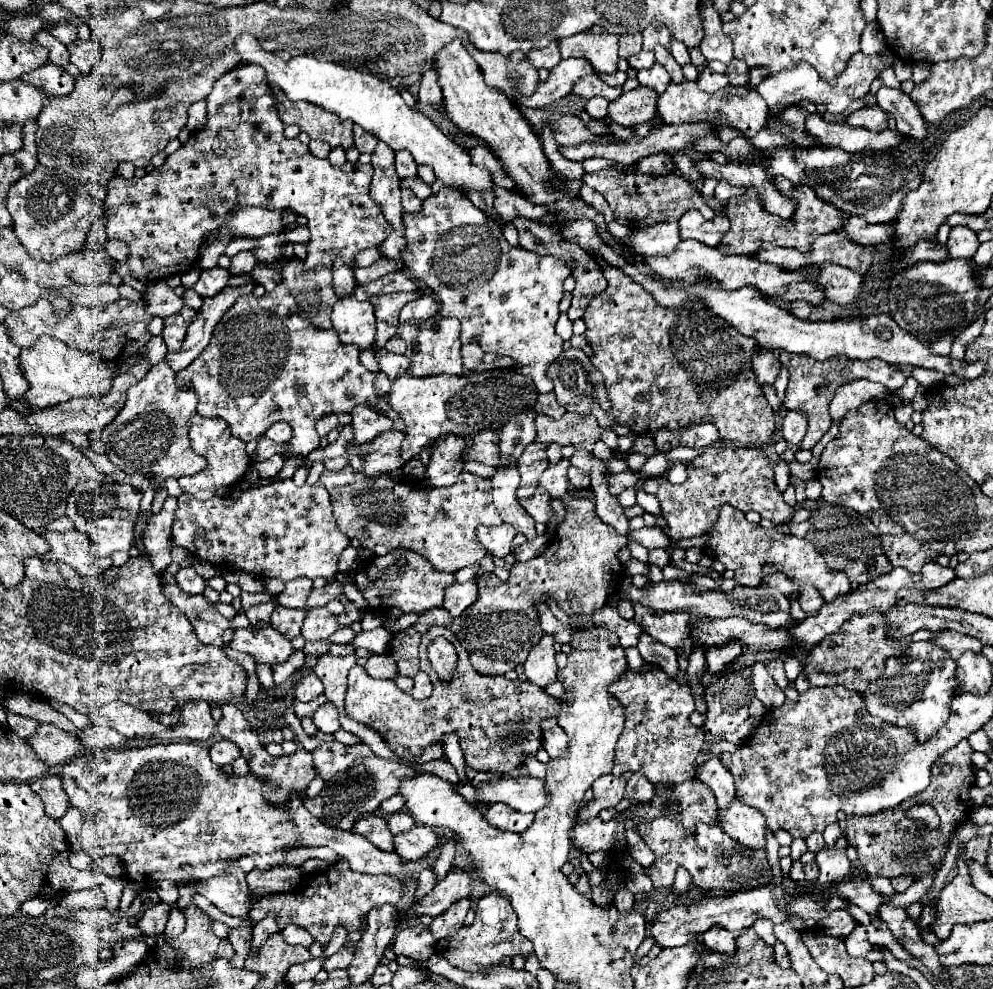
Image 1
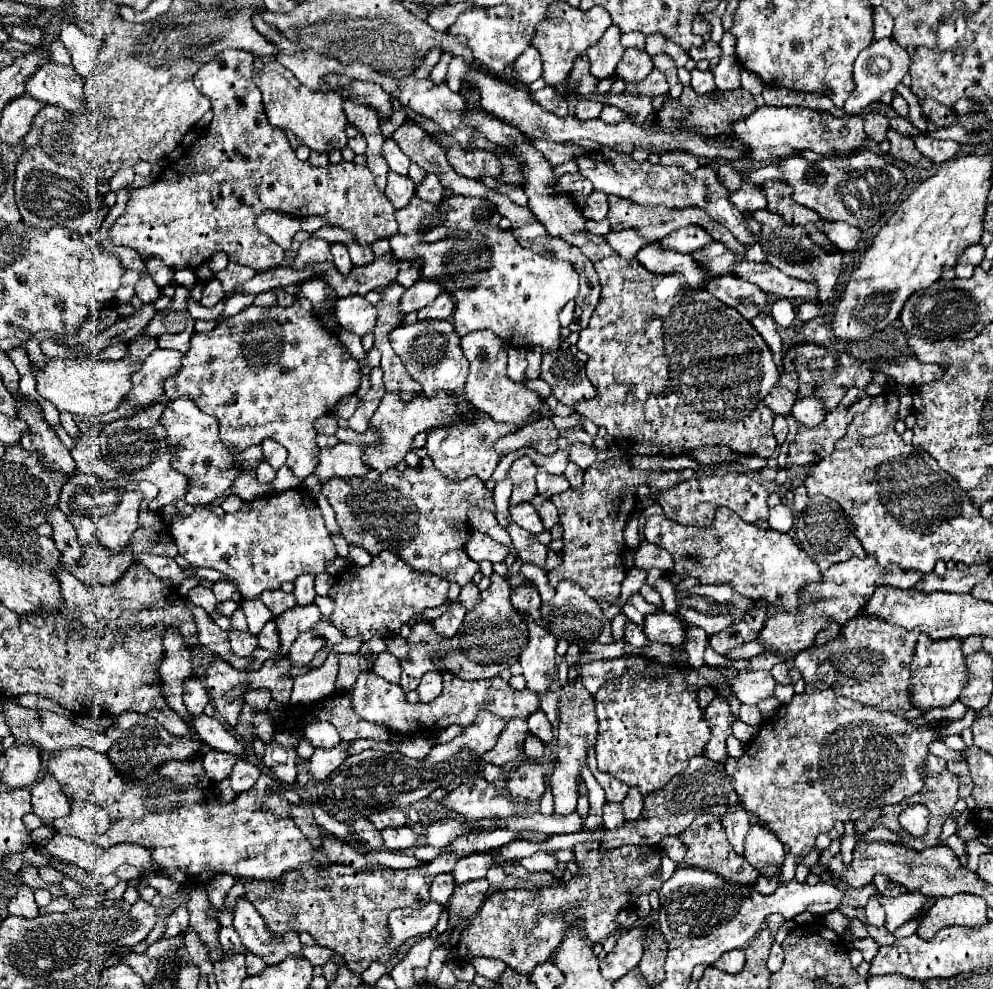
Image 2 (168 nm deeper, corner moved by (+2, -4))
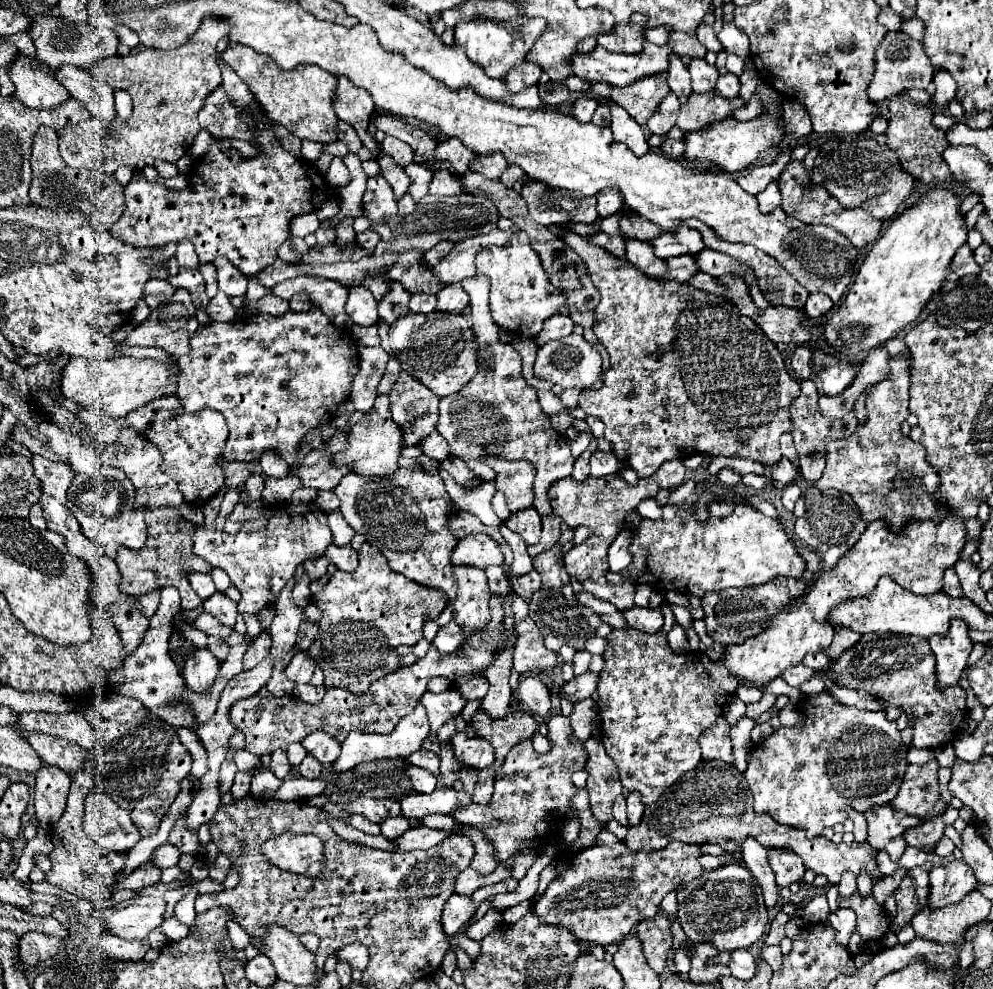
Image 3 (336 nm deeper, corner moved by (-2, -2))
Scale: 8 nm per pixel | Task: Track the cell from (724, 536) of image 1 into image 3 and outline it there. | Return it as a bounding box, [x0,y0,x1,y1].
[626,501,806,597]

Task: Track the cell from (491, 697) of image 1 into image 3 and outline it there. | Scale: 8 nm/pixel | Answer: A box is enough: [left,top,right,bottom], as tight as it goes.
[456,677,486,701]

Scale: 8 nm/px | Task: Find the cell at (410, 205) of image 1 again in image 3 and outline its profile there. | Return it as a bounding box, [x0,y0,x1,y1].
[378,153,410,199]

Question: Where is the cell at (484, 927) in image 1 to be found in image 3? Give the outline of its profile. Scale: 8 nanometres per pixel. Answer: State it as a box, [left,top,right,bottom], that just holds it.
[532,829,704,947]

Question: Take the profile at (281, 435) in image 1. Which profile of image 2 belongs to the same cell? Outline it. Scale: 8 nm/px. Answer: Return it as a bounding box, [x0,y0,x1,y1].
[262,439,286,469]

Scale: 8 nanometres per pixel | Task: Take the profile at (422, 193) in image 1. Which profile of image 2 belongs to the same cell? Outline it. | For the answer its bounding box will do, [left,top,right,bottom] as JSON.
[416,173,442,205]

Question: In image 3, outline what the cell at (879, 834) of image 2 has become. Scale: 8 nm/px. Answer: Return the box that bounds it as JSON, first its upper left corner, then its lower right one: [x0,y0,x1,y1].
[906,805,958,851]

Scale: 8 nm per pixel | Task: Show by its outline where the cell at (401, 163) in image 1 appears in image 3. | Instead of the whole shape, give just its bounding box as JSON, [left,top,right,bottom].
[382,135,414,167]

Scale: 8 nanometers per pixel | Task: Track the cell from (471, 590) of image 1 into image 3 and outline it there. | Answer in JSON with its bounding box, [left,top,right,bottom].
[432,623,462,655]

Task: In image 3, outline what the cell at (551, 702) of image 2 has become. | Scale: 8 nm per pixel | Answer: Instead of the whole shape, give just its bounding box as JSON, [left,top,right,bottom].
[452,715,604,861]

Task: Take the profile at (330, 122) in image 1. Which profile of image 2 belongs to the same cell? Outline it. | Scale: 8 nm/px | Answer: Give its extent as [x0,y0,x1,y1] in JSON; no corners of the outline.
[256,61,348,151]

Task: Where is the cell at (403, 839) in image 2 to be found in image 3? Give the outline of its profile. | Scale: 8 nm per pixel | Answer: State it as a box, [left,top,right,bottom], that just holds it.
[380,815,410,839]

